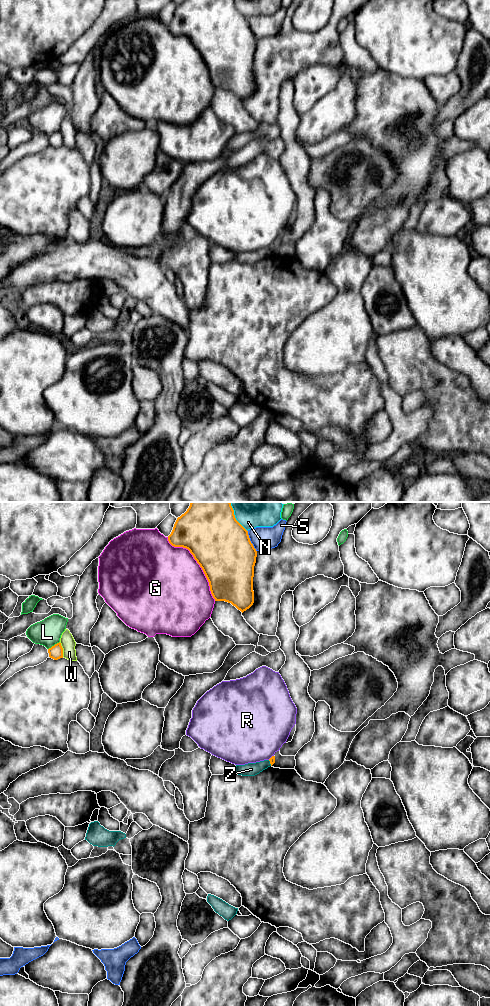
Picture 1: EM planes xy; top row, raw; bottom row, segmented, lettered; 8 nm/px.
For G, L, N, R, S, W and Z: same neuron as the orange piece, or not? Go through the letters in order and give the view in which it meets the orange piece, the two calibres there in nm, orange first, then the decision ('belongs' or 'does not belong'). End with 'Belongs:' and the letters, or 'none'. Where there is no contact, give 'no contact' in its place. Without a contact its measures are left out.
G: xy | 460/500 nm | does not belong
L: xy | 110/220 nm | does not belong
N: xy | 460/380 nm | does not belong
R: xy | 50/480 nm | does not belong
S: xy | 460/180 nm | does not belong
W: xy | 110/120 nm | does not belong
Z: xy | 50/110 nm | does not belong
Belongs: none

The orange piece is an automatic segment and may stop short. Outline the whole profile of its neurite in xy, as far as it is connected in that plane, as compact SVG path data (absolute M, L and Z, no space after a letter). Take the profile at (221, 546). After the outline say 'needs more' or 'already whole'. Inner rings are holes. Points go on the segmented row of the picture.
M191 502L187 511L177 518L168 541L174 547L183 547L190 551L202 568L215 601L231 603L242 613L253 605L253 577L257 551L250 541L248 531L236 520L230 502Z; already whole

